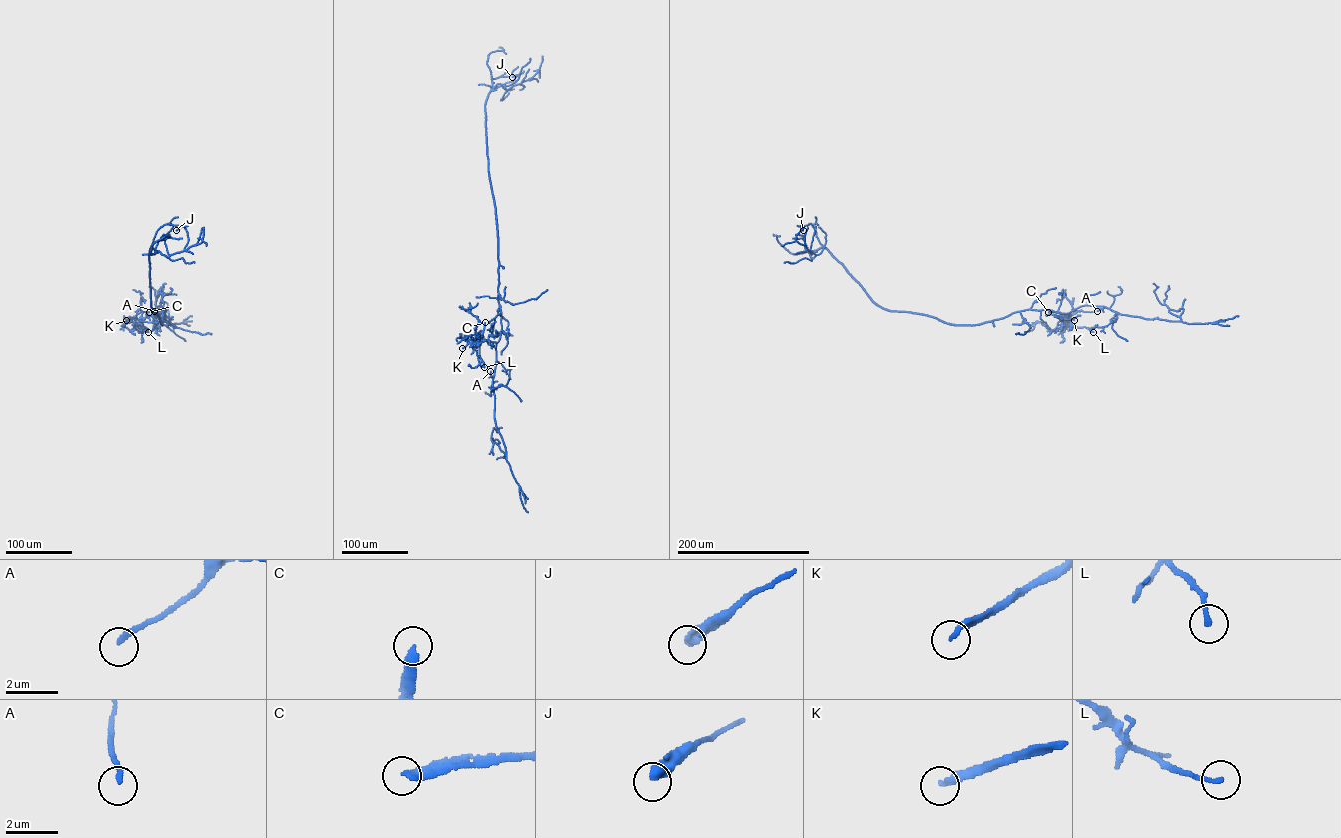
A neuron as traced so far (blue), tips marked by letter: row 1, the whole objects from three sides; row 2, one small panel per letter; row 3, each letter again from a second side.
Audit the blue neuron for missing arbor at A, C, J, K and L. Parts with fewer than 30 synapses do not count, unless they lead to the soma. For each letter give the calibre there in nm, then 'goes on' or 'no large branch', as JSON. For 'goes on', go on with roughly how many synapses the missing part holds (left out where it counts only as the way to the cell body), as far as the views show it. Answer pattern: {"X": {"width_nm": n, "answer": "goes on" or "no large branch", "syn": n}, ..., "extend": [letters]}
{"A": {"width_nm": 180, "answer": "no large branch"}, "C": {"width_nm": 240, "answer": "goes on", "syn": 80}, "J": {"width_nm": 400, "answer": "no large branch"}, "K": {"width_nm": 240, "answer": "goes on"}, "L": {"width_nm": 170, "answer": "no large branch"}, "extend": ["C", "K"]}

